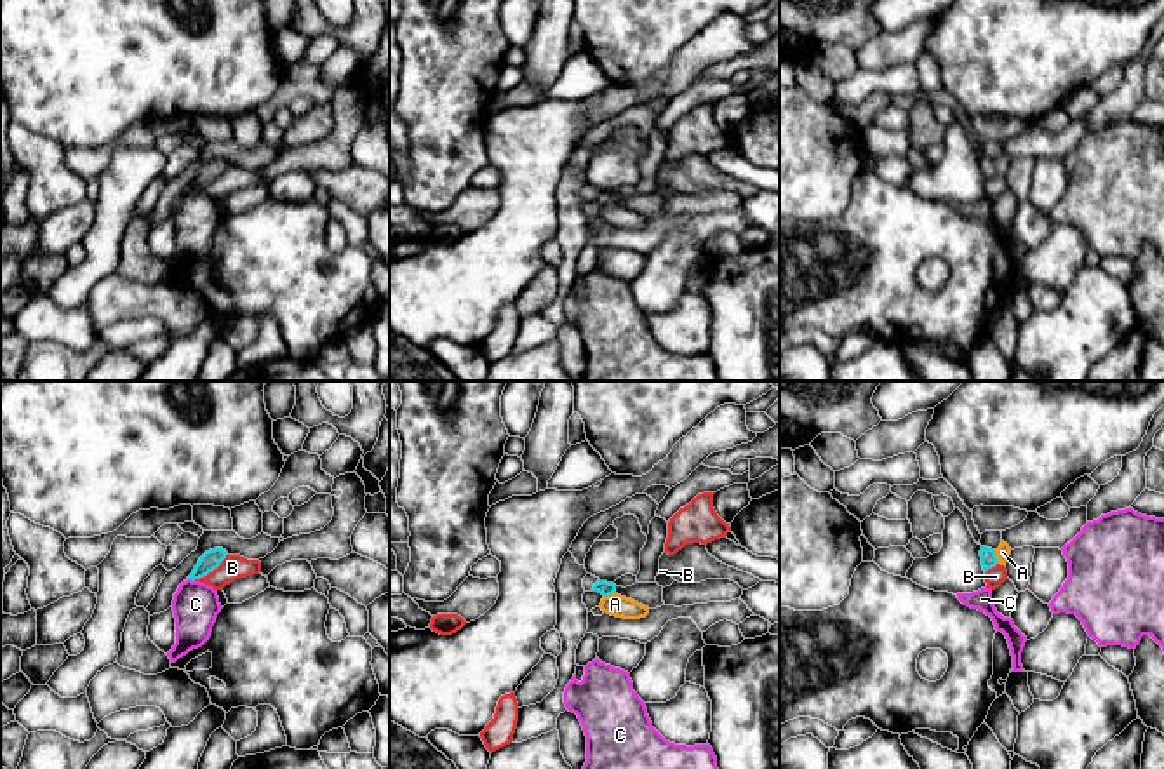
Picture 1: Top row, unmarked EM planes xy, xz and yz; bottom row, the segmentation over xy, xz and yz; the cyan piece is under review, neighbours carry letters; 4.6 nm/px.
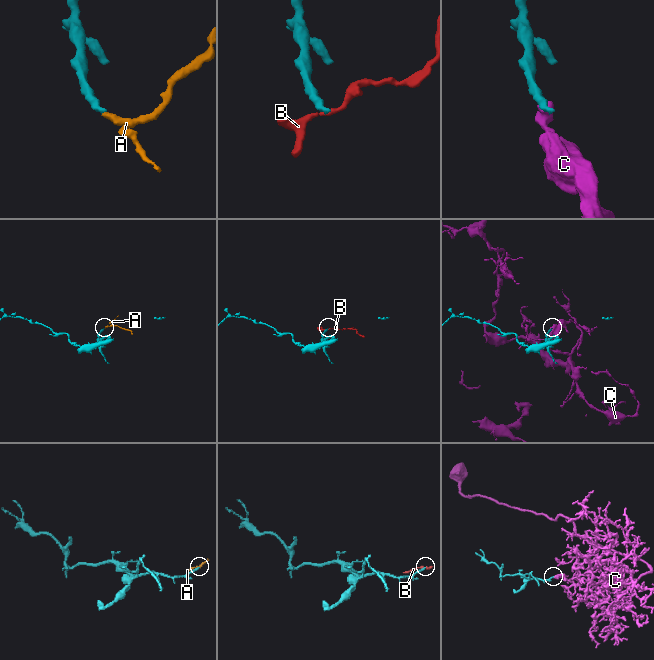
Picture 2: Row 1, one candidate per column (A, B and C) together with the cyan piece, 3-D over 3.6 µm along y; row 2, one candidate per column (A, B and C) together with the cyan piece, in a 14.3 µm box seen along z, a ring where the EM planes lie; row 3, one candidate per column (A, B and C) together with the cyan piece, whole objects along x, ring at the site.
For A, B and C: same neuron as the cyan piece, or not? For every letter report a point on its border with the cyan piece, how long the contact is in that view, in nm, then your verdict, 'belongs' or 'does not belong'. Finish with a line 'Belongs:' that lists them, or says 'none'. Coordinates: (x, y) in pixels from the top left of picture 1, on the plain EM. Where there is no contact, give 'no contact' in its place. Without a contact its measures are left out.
A: meets cyan in yz at (996, 167); contact 70 nm long; belongs
B: meets cyan in xy at (211, 181); contact 200 nm long; does not belong
C: meets cyan in xy at (192, 190); contact 40 nm long; does not belong
Belongs: A

